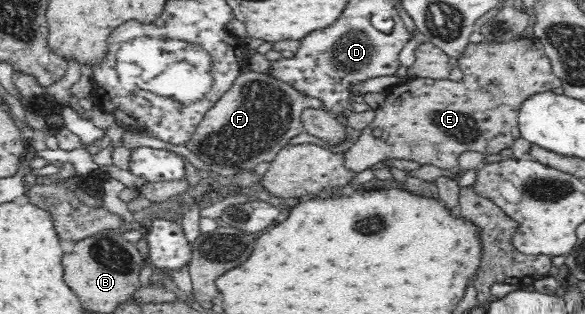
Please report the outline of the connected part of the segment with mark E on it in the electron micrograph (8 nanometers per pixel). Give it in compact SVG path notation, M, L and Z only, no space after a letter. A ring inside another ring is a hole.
M522 38L496 45L469 43L460 57L461 79L412 78L406 83L388 89L385 103L376 109L375 119L366 126L358 139L343 153L343 167L351 173L361 173L387 158L407 159L419 165L431 164L437 169L449 171L451 177L463 175L459 157L463 151L479 151L493 154L511 147L520 137L518 107L525 96L533 92L551 91L561 86L561 80L553 73L550 59L537 40ZM382 129L382 136L375 137L371 130Z

